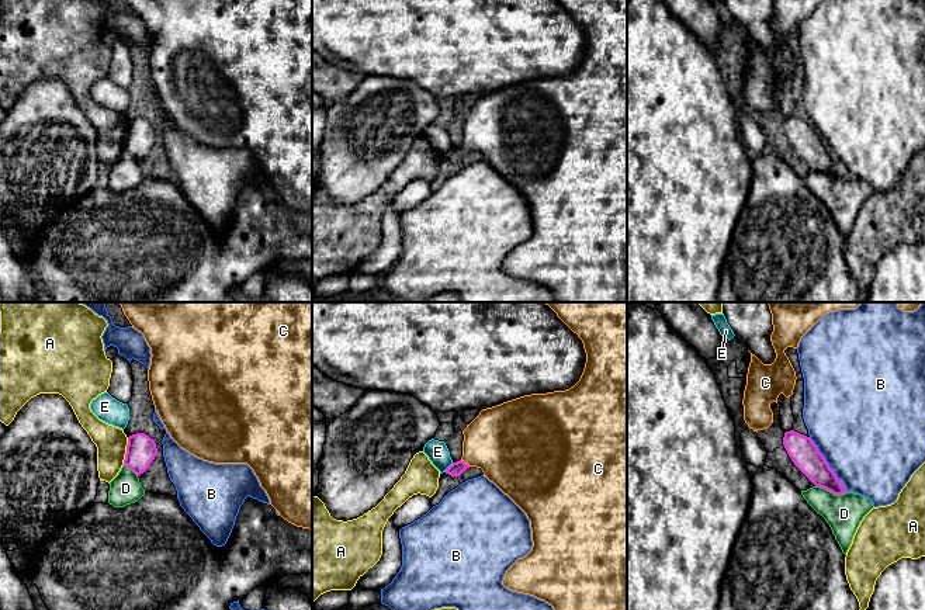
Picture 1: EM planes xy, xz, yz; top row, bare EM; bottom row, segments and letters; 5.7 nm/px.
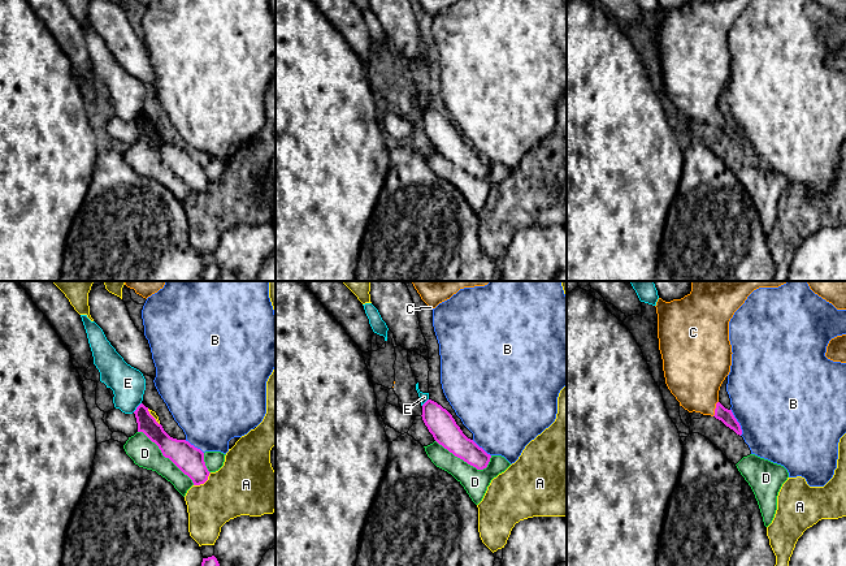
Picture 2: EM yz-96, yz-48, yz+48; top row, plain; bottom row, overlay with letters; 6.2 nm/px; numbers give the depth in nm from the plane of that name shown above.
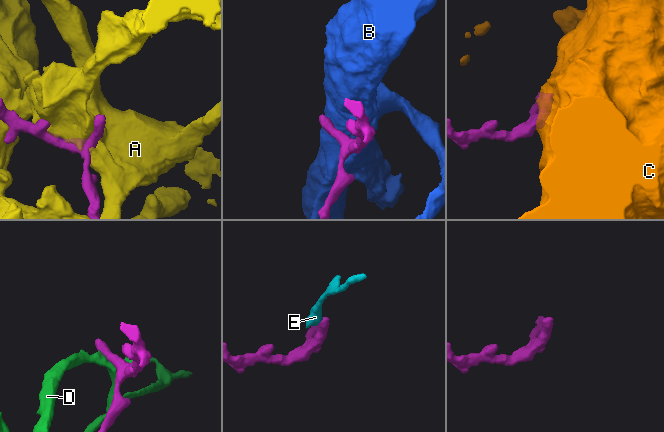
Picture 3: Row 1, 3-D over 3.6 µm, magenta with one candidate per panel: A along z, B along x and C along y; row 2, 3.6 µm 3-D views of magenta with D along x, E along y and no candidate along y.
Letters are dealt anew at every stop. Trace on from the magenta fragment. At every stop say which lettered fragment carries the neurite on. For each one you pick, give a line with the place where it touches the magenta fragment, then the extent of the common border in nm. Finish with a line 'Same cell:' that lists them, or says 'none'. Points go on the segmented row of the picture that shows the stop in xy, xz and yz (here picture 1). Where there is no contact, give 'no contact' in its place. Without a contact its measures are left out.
C: contact xz (464, 463); length 70 nm
Same cell: C

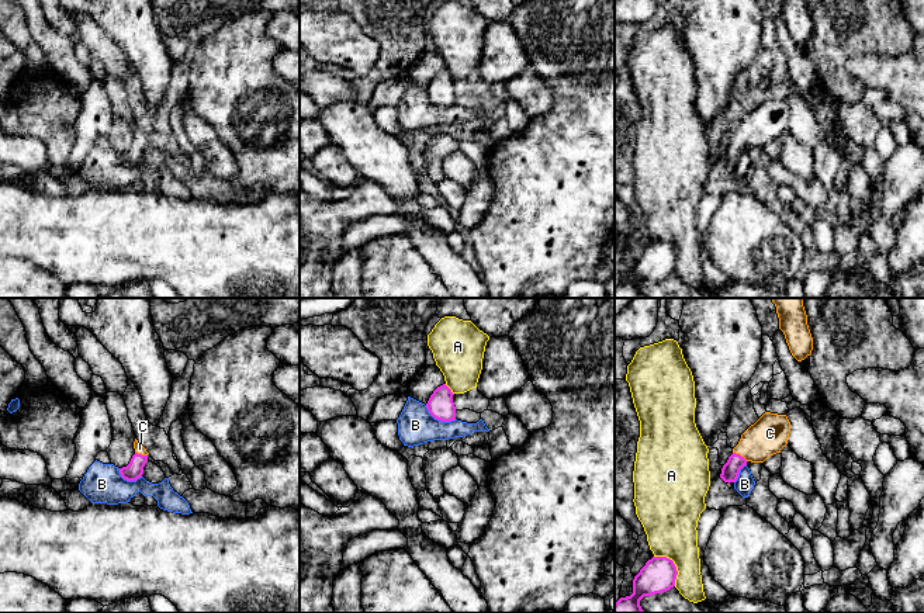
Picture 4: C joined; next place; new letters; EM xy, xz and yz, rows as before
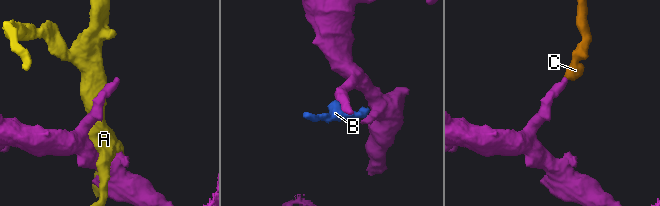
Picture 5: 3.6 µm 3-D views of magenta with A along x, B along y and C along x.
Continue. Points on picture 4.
C: contact yz (739, 454); length 100 nm
Same cell: C

